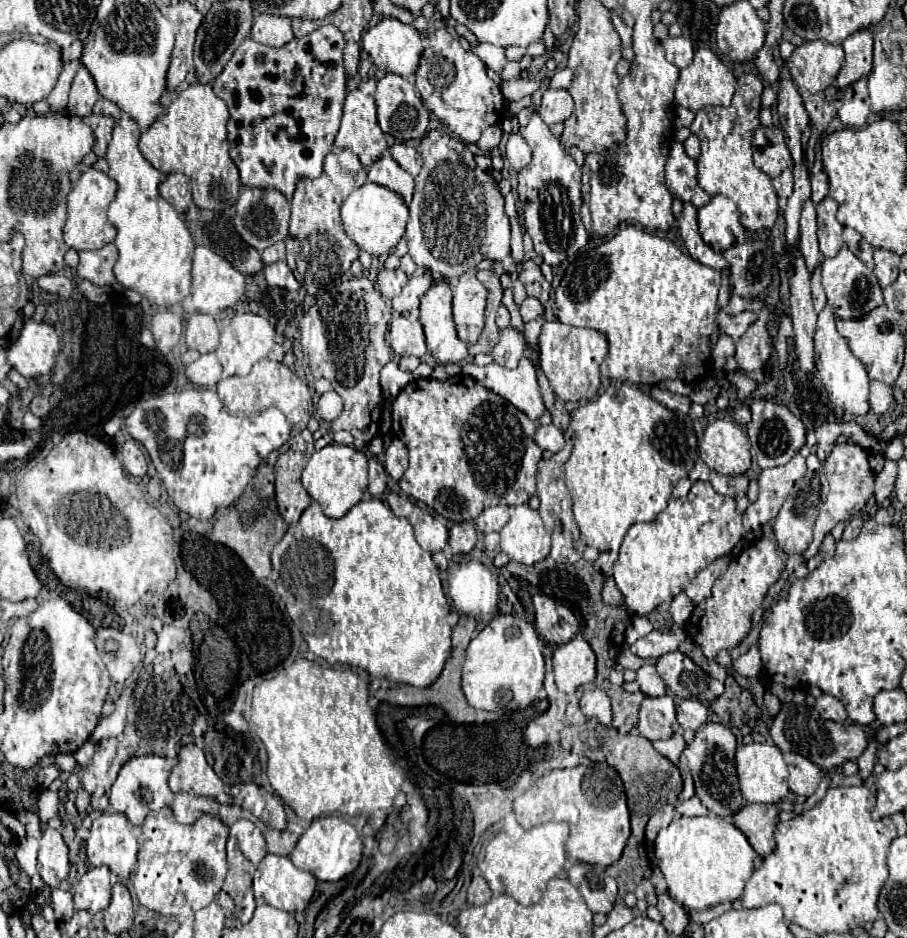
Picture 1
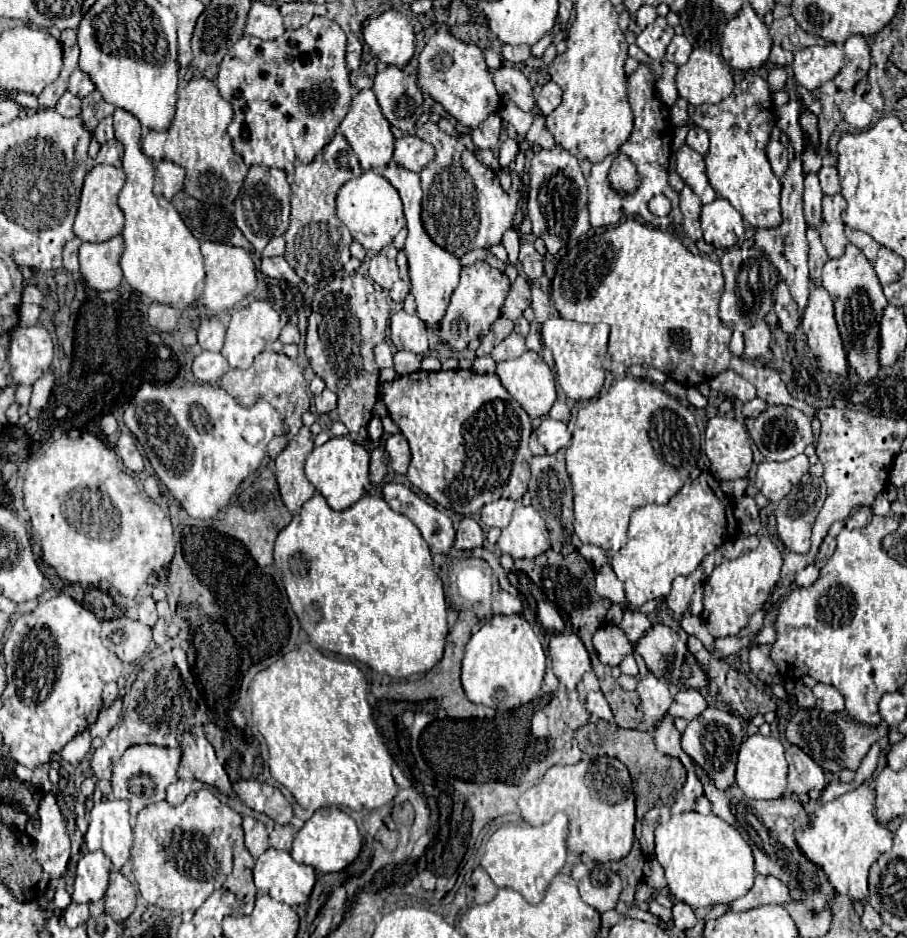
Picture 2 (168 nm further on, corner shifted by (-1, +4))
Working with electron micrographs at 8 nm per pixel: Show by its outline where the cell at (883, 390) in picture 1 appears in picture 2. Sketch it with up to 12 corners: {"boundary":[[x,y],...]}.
{"boundary":[[847,245],[823,267],[823,287],[849,367],[879,371],[887,299],[873,265]]}

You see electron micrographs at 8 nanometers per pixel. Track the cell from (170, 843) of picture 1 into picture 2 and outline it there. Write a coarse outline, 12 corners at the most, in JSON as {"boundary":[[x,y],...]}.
{"boundary":[[201,789],[135,817],[133,875],[195,911],[233,869],[241,815]]}

